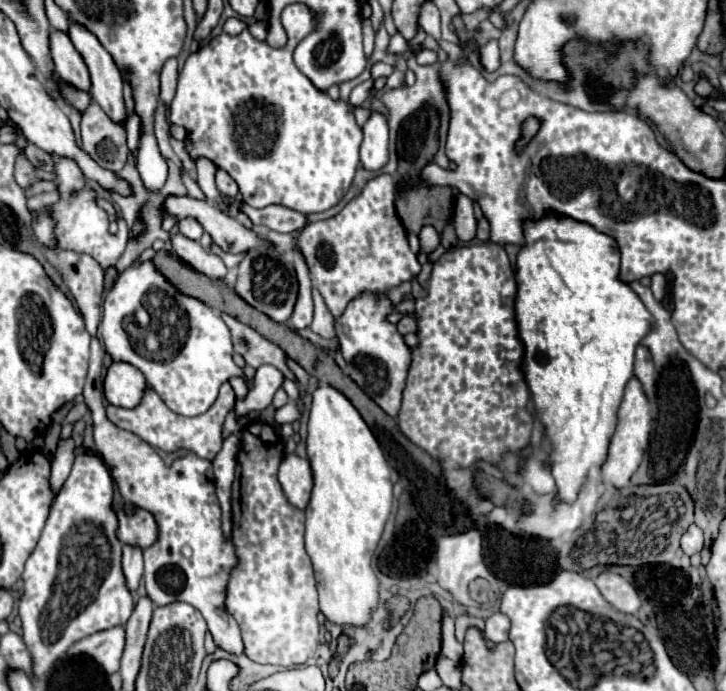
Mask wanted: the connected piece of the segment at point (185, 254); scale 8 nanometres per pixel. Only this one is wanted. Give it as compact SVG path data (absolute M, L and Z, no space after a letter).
M177 233L171 237L171 245L173 245L173 253L177 257L181 257L187 265L191 265L195 271L199 271L211 279L225 277L227 267L223 265L223 261L217 255L205 251L199 241L191 241L191 239L183 237L181 233Z

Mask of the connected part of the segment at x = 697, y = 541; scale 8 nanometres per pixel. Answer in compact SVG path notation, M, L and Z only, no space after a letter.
M691 525L689 531L681 537L681 549L689 557L703 549L703 531L697 525Z

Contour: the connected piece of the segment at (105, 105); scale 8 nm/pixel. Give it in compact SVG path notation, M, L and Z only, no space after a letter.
M69 23L69 37L75 45L75 49L81 53L81 57L85 59L87 67L89 67L89 73L91 73L91 95L93 95L93 101L97 101L101 105L101 109L109 115L111 121L119 123L125 127L127 123L127 109L125 109L125 99L123 99L123 79L121 79L121 71L119 67L115 65L115 61L111 59L111 55L105 51L105 47L97 41L95 35L91 35L85 27L77 25L77 23Z

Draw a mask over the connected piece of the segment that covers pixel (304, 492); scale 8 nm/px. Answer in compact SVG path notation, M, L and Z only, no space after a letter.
M287 455L279 467L279 483L291 505L305 509L313 489L313 473L307 459Z

